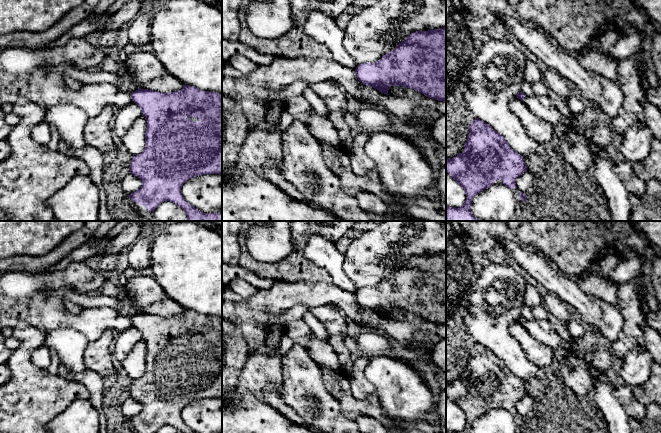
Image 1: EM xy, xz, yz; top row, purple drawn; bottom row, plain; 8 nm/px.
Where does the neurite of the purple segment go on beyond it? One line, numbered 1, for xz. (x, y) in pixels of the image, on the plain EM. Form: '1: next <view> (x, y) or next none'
1: next none

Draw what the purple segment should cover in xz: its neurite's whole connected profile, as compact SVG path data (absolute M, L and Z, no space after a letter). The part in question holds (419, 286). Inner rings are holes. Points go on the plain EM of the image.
M446 251L413 256L380 284L360 288L355 296L360 306L386 319L391 310L403 310L446 326Z

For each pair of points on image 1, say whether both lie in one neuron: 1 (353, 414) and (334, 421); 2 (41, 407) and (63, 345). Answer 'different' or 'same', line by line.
1: different
2: different

